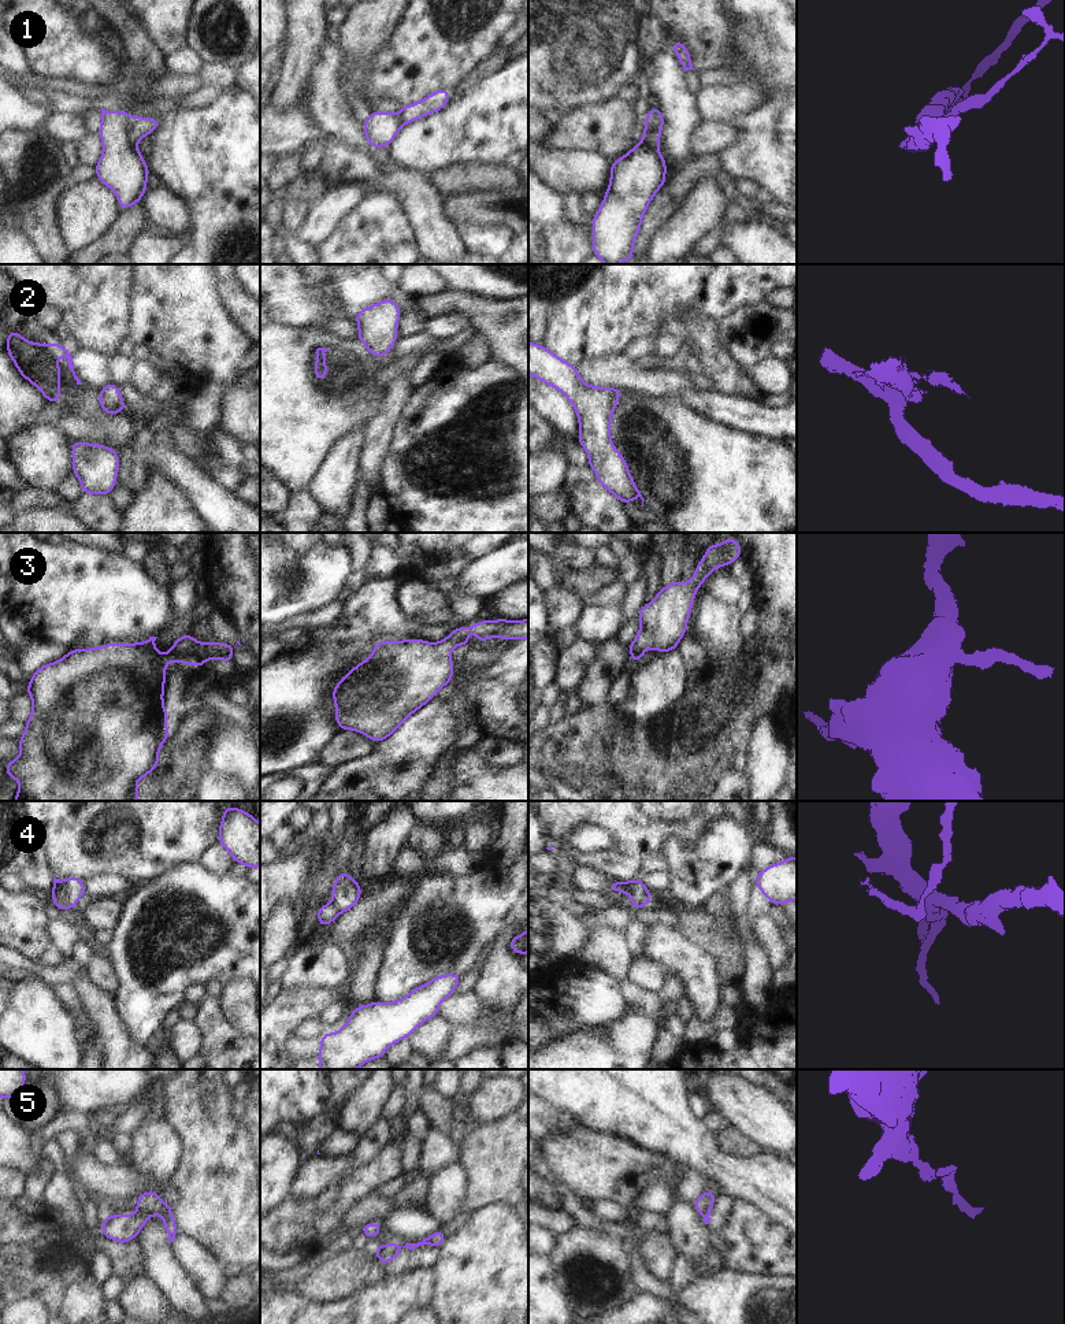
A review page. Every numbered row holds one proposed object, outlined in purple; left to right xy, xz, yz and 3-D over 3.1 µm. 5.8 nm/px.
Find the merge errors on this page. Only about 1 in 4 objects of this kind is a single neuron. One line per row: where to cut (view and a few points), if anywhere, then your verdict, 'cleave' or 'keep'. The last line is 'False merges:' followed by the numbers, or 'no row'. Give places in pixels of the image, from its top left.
1: xy (134, 118), (129, 130), (129, 141), (133, 147) | cleave
2: yz (619, 389), (613, 407) | cleave
3: no cut | keep
4: xy (62, 882), (66, 908) | cleave
5: xy (140, 1215), (148, 1216) | cleave
False merges: 1, 2, 4, 5

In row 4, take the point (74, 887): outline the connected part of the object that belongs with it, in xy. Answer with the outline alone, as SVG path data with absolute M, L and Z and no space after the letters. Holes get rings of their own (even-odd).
M68 876L64 882L66 909L73 909L78 900L86 894L84 880L77 876Z

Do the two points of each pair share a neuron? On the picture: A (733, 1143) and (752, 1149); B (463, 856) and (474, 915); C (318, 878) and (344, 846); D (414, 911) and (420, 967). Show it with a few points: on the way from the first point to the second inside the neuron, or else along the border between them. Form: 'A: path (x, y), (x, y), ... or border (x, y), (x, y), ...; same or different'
A: path (737, 1143), (748, 1149); same
B: border (477, 868), (467, 874), (435, 874); different
C: path (327, 876), (338, 866), (342, 856); same
D: path (419, 924), (419, 953); same

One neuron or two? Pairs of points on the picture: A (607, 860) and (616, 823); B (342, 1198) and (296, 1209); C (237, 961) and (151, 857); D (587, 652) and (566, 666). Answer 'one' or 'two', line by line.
A: one
B: one
C: two
D: one

